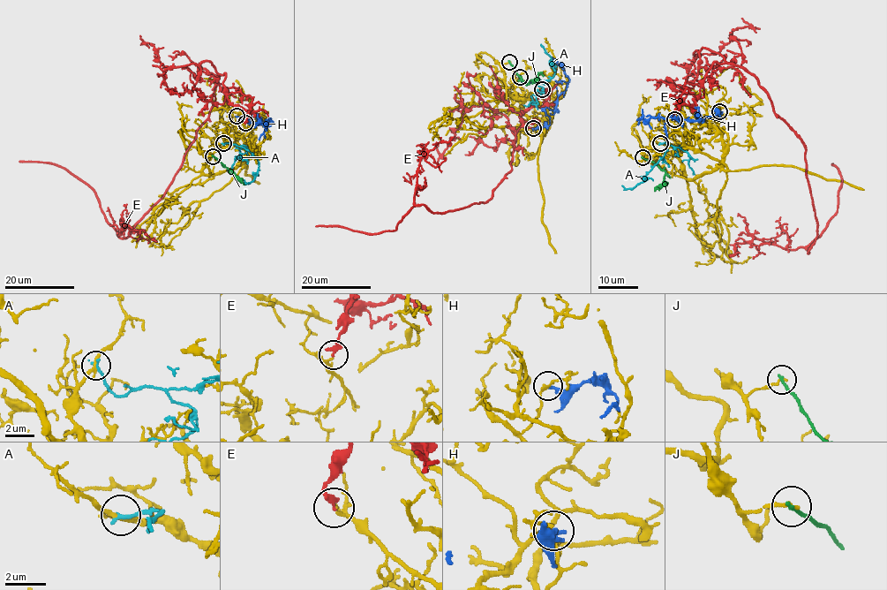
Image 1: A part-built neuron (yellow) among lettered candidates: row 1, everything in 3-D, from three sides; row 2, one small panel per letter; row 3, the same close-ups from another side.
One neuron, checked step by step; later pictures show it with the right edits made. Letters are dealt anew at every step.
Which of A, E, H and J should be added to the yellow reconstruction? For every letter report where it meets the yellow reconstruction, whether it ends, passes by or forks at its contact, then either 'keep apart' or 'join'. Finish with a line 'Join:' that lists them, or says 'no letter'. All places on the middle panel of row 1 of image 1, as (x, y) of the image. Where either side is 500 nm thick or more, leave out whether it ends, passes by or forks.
A: contact (520, 77); it ends; keep apart
E: contact (542, 89); it ends; keep apart
H: contact (533, 128); it ends; keep apart
J: contact (509, 62); it ends; keep apart
Join: no letter

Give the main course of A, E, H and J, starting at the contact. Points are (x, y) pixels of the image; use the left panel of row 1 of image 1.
A: (223, 143), (247, 149), (258, 161), (259, 169), (254, 178), (248, 183), (244, 179)
E: (244, 123), (249, 95), (228, 94), (219, 75), (209, 117), (166, 192), (125, 238), (84, 182), (18, 162)
H: (237, 117), (249, 116), (252, 119), (249, 124), (253, 113), (259, 124), (273, 122), (262, 124), (257, 114)
J: (213, 156), (246, 184)

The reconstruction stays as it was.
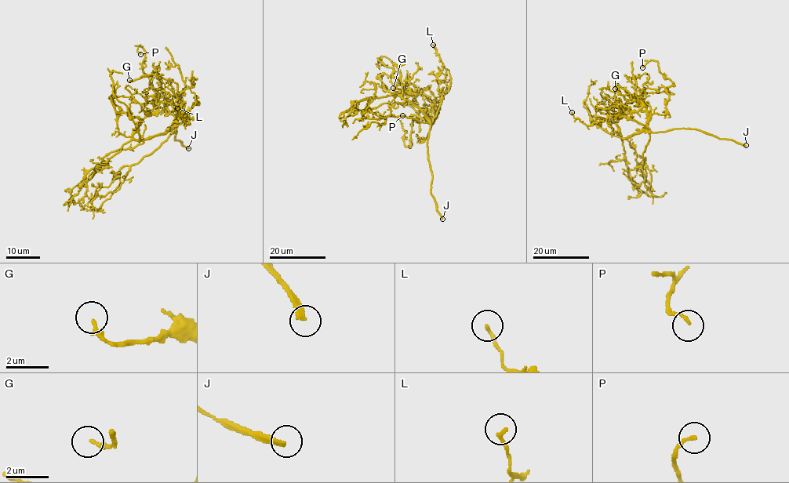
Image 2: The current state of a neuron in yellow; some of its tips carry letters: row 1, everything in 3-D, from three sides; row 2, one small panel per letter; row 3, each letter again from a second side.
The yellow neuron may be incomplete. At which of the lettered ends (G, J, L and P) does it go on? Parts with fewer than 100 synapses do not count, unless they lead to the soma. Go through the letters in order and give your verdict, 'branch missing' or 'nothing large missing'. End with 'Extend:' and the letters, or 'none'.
G: nothing large missing
J: branch missing
L: nothing large missing
P: nothing large missing
Extend: J

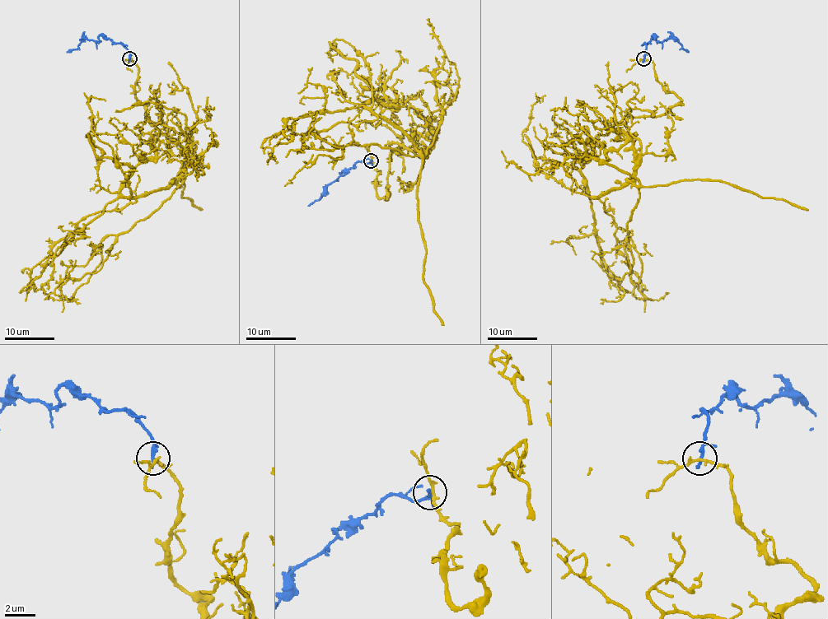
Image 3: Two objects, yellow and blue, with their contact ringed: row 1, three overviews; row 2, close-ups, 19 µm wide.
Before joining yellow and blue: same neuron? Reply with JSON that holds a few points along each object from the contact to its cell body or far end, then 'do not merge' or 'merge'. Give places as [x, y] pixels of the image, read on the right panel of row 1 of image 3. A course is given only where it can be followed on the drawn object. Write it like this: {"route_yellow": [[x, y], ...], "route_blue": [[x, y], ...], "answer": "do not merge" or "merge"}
{"route_yellow": [[643, 58], [680, 101], [628, 118], [638, 168], [605, 194], [572, 192], [539, 167], [521, 133], [536, 100]], "route_blue": [[643, 58], [646, 46], [643, 44], [655, 34], [660, 42], [675, 39], [688, 52]], "answer": "do not merge"}

